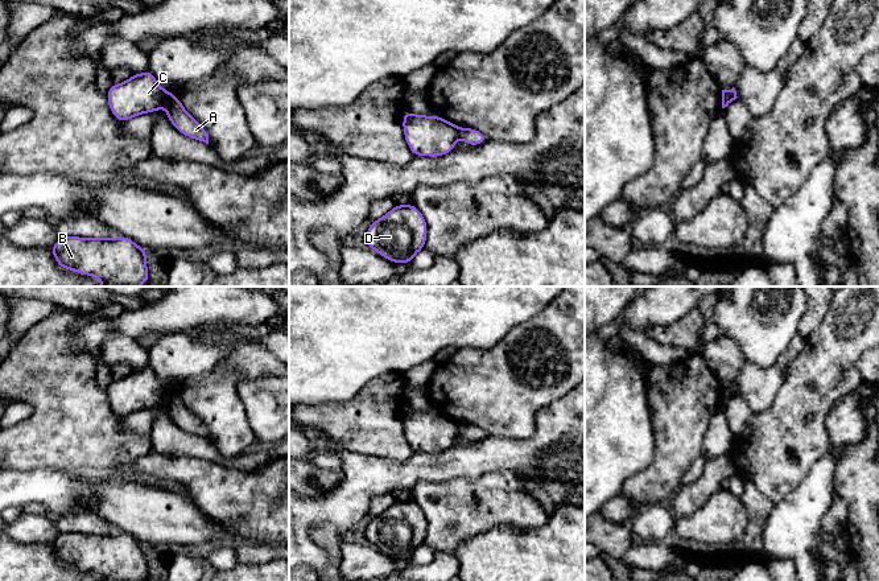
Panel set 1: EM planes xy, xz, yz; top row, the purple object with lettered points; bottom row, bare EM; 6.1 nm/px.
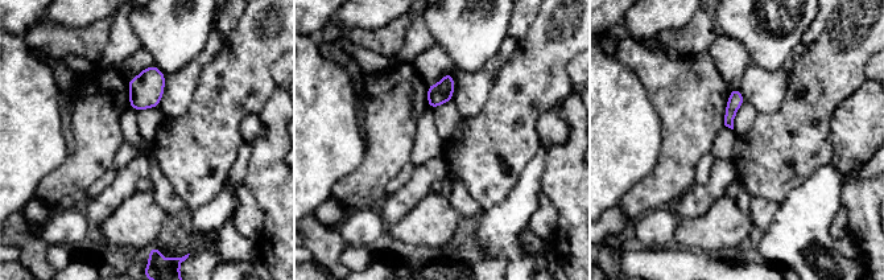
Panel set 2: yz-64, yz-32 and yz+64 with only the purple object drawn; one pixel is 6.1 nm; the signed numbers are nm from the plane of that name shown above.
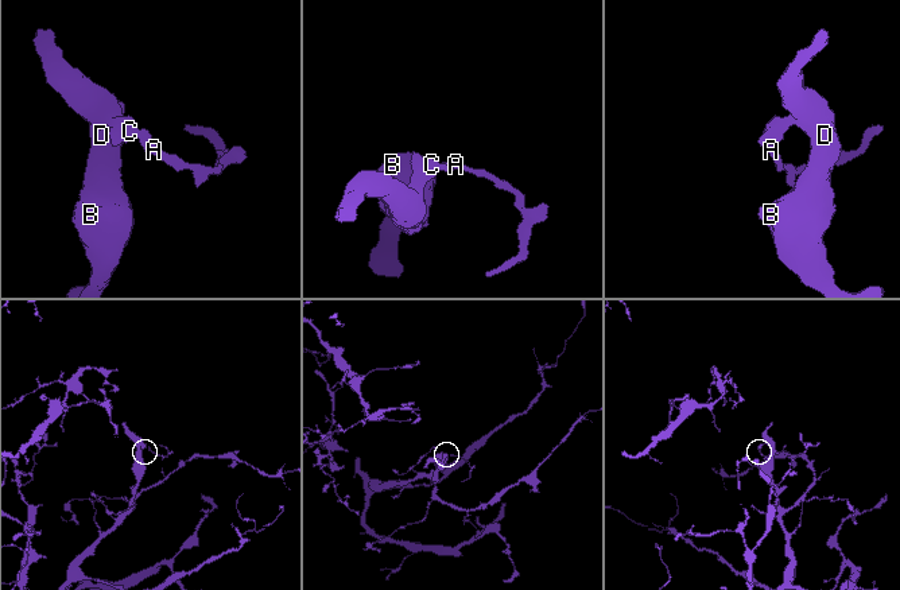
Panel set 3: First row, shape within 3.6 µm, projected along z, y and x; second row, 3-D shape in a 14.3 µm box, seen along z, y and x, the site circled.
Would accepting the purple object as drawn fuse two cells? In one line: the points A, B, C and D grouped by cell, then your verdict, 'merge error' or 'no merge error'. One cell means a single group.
groups A / B C D; merge error

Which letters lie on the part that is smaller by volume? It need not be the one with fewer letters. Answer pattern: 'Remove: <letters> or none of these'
Remove: A

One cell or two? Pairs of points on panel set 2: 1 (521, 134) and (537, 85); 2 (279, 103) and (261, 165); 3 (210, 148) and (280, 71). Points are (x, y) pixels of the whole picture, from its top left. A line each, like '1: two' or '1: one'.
1: one
2: one
3: two

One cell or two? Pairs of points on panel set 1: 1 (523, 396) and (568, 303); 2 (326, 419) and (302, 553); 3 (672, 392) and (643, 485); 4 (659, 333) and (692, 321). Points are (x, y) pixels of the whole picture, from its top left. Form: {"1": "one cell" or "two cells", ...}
{"1": "one cell", "2": "two cells", "3": "one cell", "4": "one cell"}

